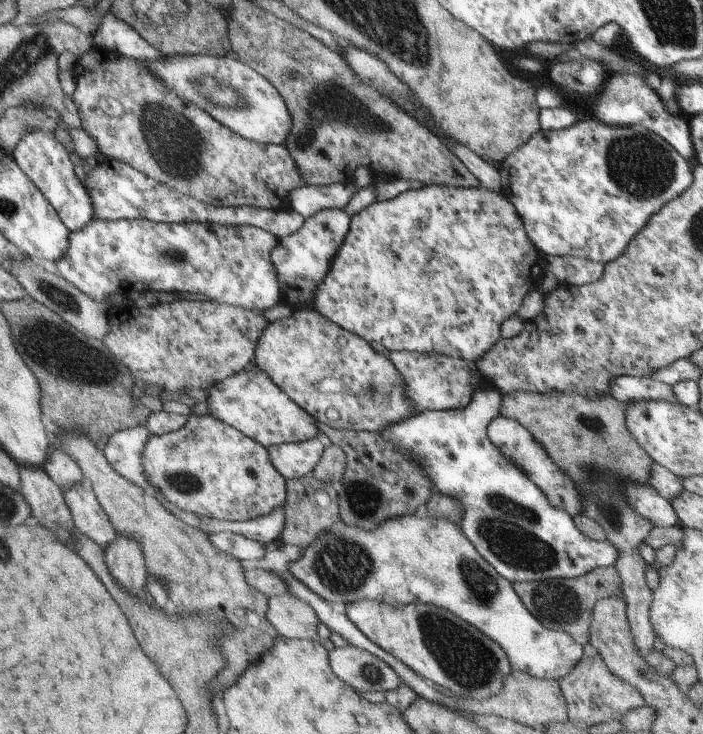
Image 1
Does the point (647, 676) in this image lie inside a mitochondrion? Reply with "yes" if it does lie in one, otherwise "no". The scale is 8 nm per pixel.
yes

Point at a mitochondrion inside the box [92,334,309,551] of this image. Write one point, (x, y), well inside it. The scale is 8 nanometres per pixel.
(186, 483)

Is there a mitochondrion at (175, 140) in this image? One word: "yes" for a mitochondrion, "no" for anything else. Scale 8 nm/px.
yes

